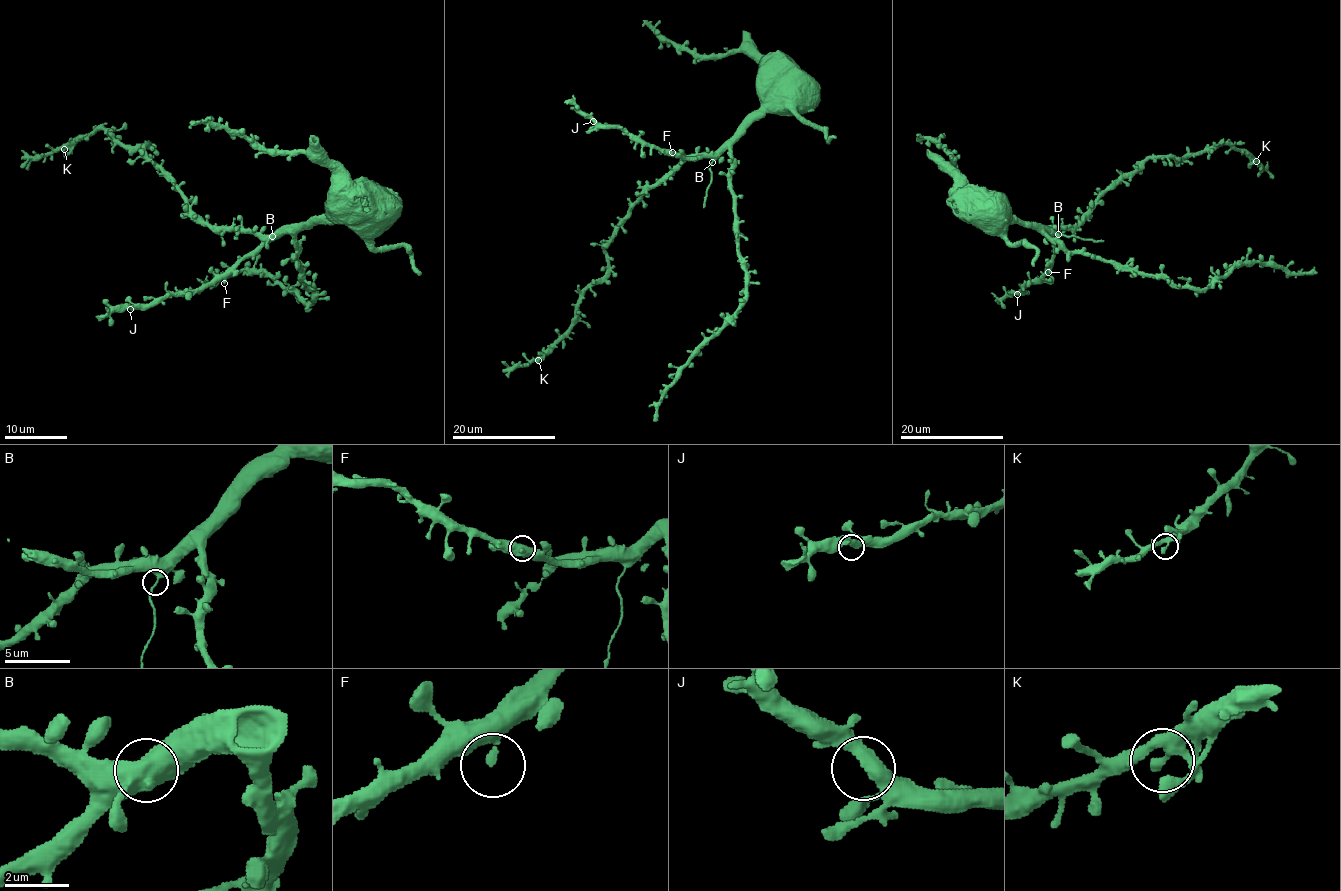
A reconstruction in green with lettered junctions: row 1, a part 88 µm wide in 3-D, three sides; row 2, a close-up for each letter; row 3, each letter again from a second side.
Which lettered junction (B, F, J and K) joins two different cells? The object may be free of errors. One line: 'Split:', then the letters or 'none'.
Split: B

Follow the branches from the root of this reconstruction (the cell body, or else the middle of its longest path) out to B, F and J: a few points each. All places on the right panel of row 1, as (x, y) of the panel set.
B: (963, 205), (963, 215), (975, 223), (997, 223), (1003, 219), (1034, 222), (1058, 233)
F: (963, 205), (963, 215), (975, 223), (994, 223), (1008, 218), (1022, 224), (1039, 224), (1054, 245), (1048, 272)
J: (963, 205), (963, 215), (975, 223), (1008, 218), (1039, 224), (1048, 233), (1054, 245), (1050, 266), (1017, 294)

